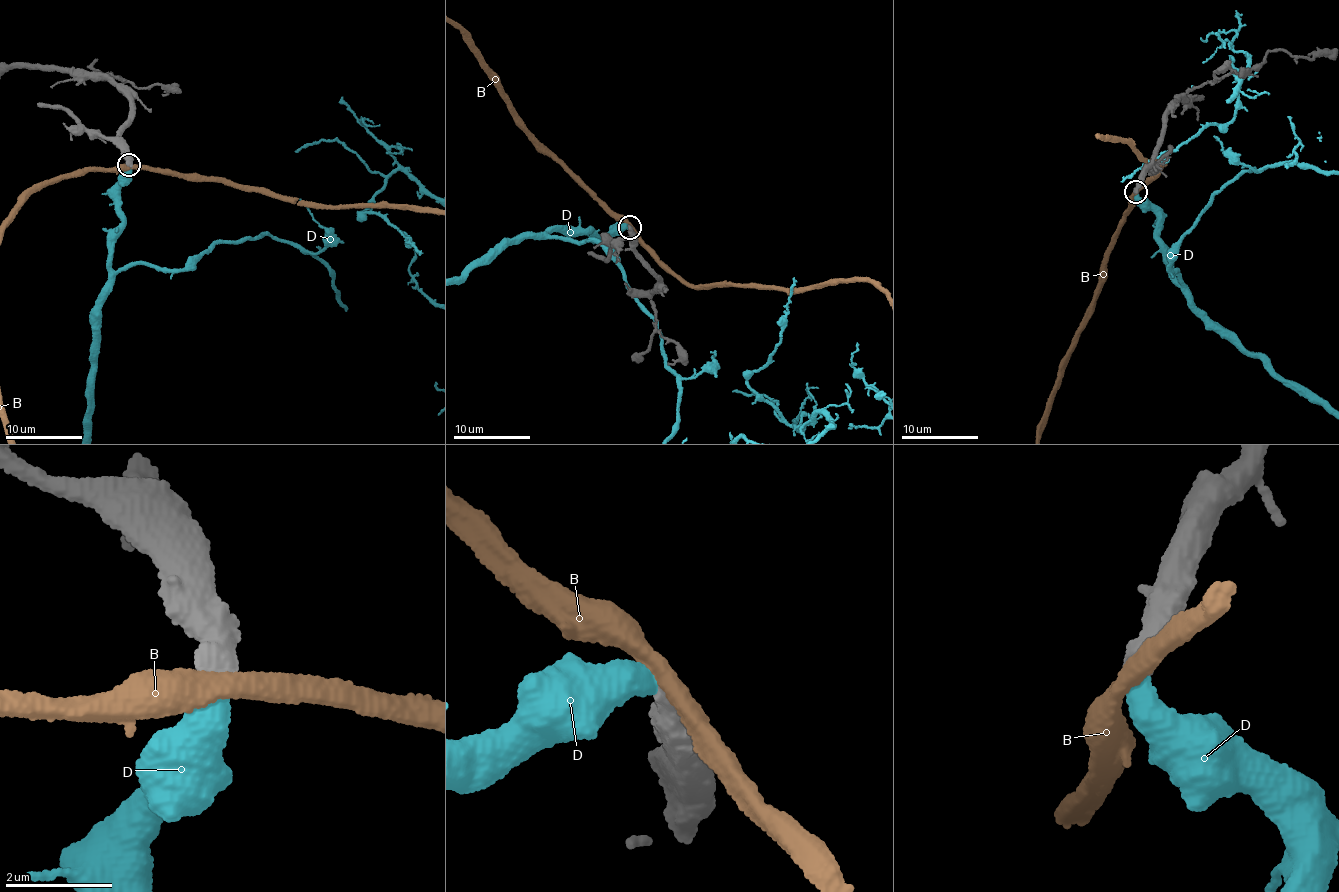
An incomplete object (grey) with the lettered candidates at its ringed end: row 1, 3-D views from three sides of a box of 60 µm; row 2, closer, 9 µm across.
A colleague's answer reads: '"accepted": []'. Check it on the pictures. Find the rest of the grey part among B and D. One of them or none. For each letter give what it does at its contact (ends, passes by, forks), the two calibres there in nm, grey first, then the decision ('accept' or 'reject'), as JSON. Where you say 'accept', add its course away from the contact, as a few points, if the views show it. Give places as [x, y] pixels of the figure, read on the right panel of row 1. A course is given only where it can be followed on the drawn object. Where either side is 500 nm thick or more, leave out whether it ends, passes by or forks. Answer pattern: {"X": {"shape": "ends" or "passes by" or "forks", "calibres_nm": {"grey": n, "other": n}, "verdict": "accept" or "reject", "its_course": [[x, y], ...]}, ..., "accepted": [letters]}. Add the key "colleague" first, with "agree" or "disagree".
{"colleague": "disagree", "B": {"shape": "passes by", "calibres_nm": {"grey": 480, "other": 400}, "verdict": "reject"}, "D": {"calibres_nm": {"grey": 480, "other": 500}, "verdict": "accept"}, "accepted": ["D"]}

